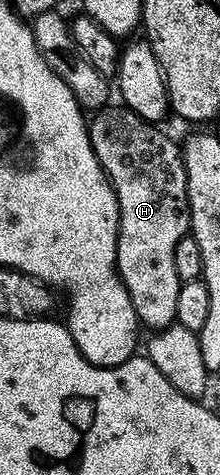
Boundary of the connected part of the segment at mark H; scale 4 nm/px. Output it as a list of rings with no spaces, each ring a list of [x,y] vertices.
[[[108,105],[90,119],[91,147],[110,182],[119,205],[119,239],[115,253],[115,269],[133,300],[135,315],[148,331],[158,332],[176,325],[177,292],[180,280],[173,255],[177,252],[177,240],[188,237],[191,228],[187,173],[178,145],[174,146],[152,123],[146,122],[132,110],[122,105]]]

